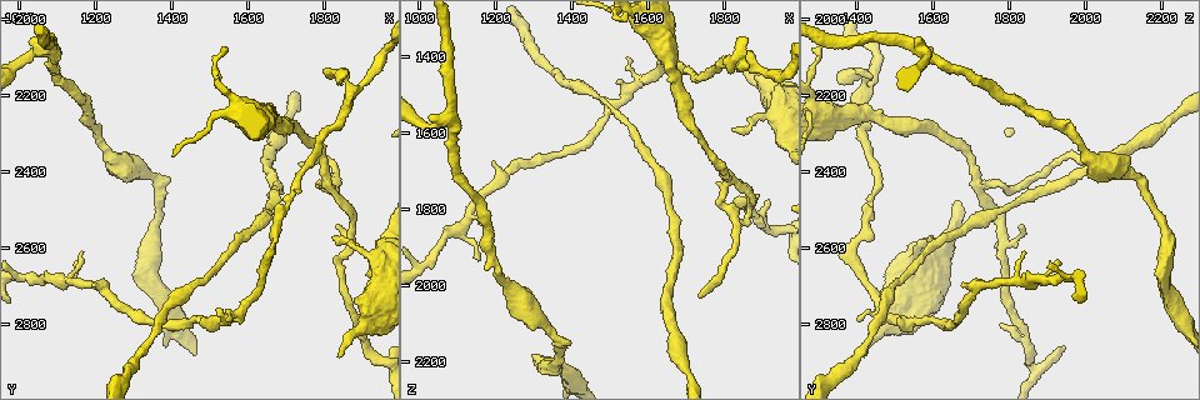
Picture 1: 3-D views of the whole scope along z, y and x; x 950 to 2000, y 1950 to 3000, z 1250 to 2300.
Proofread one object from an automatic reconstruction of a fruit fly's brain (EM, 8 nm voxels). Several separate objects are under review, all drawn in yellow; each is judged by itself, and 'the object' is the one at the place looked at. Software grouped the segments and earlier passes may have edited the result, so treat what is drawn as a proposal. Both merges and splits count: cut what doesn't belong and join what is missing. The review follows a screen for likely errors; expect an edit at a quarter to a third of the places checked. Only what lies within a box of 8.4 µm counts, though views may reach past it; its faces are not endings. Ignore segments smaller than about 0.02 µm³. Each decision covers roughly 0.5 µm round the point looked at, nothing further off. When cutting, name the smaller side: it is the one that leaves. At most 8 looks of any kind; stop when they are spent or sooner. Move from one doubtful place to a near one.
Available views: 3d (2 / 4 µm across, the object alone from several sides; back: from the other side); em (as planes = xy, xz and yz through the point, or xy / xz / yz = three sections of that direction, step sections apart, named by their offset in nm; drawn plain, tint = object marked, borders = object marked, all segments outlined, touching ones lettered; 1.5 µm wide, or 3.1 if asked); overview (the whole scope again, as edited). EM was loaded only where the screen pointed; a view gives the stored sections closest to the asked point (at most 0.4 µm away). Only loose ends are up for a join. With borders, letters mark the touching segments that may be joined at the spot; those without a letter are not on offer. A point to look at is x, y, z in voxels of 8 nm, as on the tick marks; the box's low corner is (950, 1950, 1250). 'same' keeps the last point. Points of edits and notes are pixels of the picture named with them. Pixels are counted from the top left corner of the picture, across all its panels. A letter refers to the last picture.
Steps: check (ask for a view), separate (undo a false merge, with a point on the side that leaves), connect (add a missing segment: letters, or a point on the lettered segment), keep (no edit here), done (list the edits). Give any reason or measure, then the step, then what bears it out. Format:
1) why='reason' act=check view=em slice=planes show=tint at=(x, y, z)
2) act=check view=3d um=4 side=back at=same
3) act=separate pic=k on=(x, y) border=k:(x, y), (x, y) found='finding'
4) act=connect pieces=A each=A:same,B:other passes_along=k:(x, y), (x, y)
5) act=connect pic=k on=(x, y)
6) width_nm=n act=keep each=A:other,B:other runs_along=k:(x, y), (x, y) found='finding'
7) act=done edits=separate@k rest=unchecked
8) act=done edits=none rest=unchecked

why='an open end' act=check view=3d um=2 side=back at=(1175, 2615, 1830)

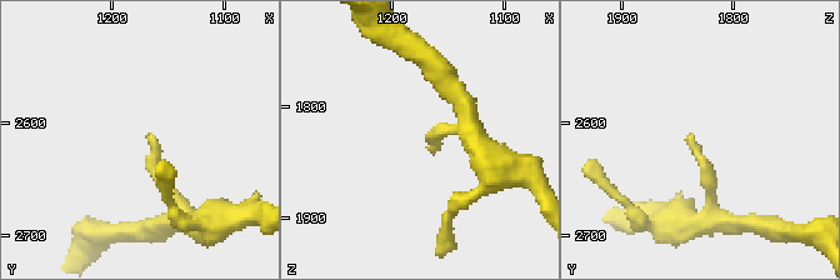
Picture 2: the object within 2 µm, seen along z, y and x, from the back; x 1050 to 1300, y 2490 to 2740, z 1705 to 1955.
act=check view=em slice=xz step=4 show=tint at=(1168, 2614, 1836)

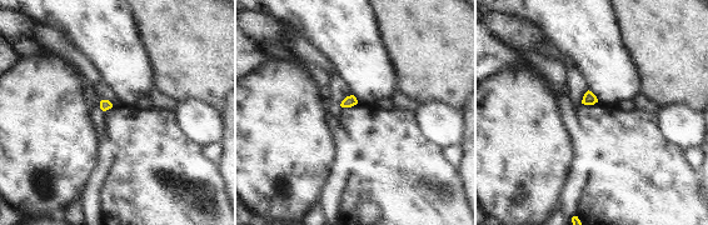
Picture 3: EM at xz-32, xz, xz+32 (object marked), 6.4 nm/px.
why='cut it another way' act=check view=em slice=planes show=borders at=same

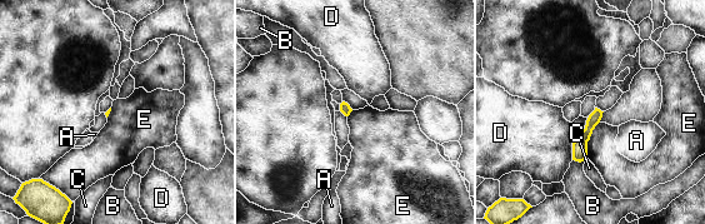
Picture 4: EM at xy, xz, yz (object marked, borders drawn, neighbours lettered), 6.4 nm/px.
act=keep each=A:other,B:other,C:other,D:other,E:other border=4:(599, 122), (588, 142), (586, 158) found='none of them fits'

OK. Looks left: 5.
why='an open end' act=check view=3d um=2 at=(1835, 2890, 1420)

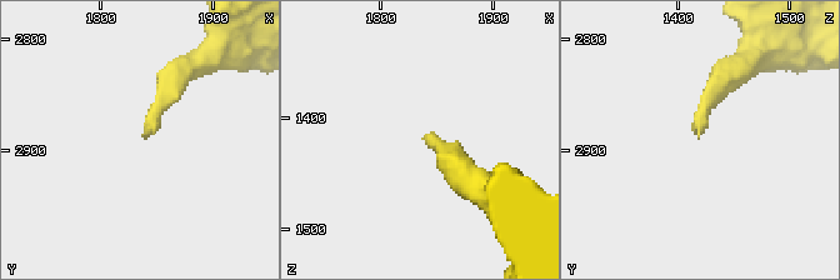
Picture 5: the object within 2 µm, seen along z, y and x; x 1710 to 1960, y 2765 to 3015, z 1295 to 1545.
why='need the tissue' act=check view=em slice=xy step=8 show=tint at=(1842, 2888, 1422)

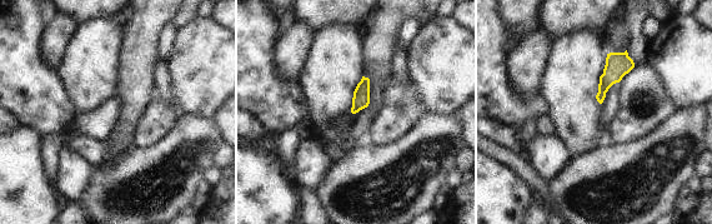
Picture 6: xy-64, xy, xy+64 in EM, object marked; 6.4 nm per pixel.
why='cut it another way' act=check view=em slice=xz step=8 show=borders at=same

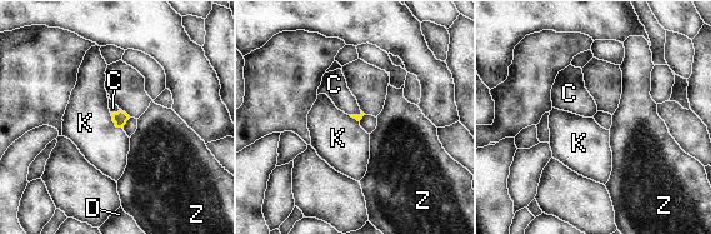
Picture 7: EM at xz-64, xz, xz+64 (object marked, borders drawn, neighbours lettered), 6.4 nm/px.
act=connect pieces=C each=C:same,D:other,K:other,Z:other passes_along=7:(120, 118), (115, 113), (113, 108) found='it goes on there'

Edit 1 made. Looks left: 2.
act=check view=em slice=planes show=tint at=(1815, 2430, 1710)

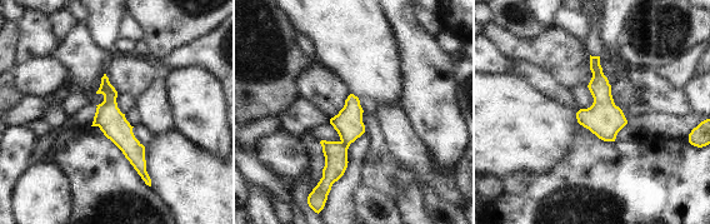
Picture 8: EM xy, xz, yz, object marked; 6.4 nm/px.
why='what lies round it' act=check view=em slice=planes show=borders at=same

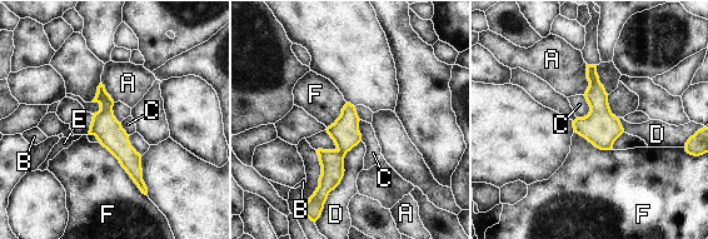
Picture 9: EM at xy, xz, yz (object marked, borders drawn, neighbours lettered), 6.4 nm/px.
act=keep each=A:other,B:other,C:other,D:other,E:other,F:other border=9:(583, 95), (589, 111), (577, 118) found='all the same neuron'

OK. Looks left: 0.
act=done edits=connect@7 rest=unchecked

